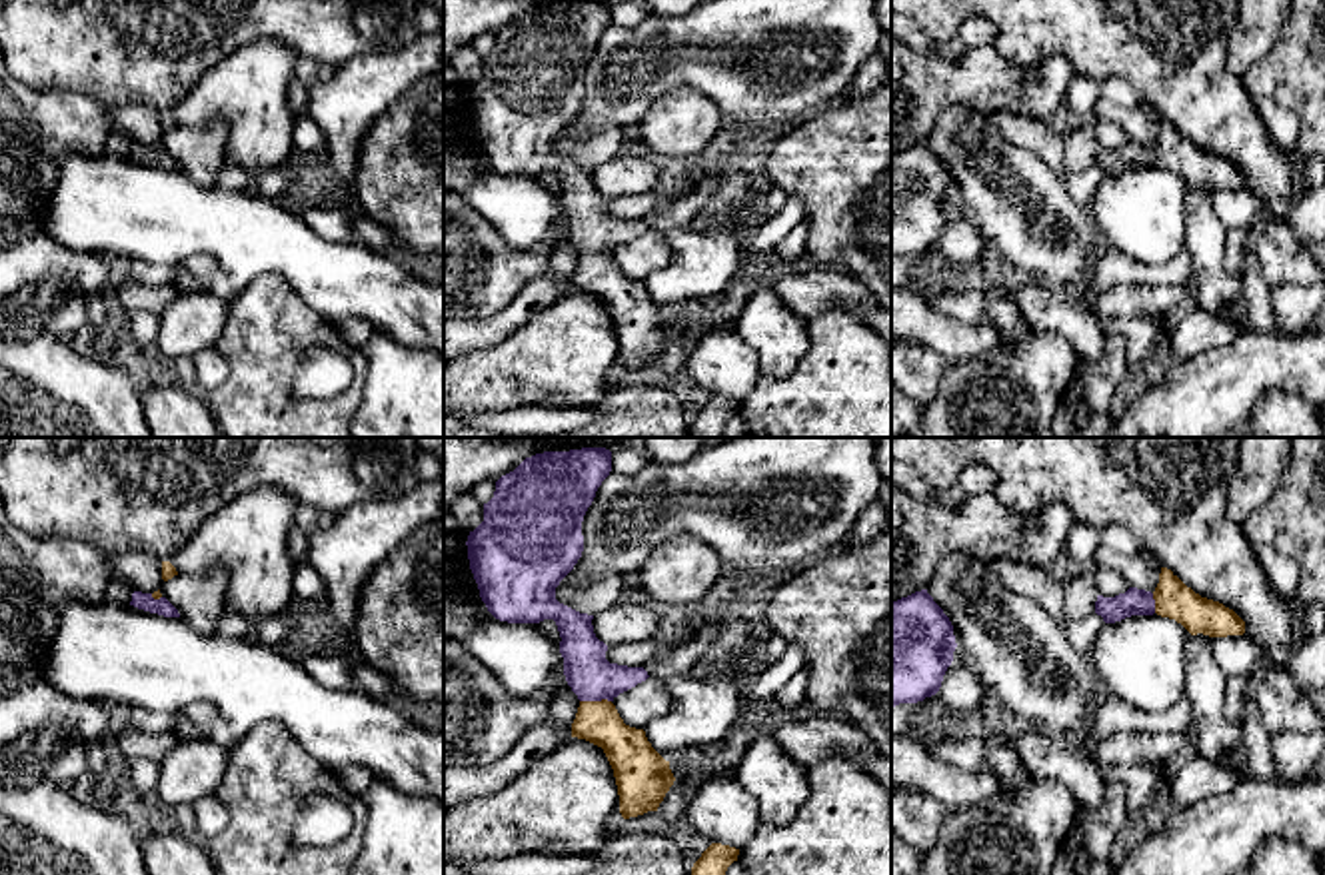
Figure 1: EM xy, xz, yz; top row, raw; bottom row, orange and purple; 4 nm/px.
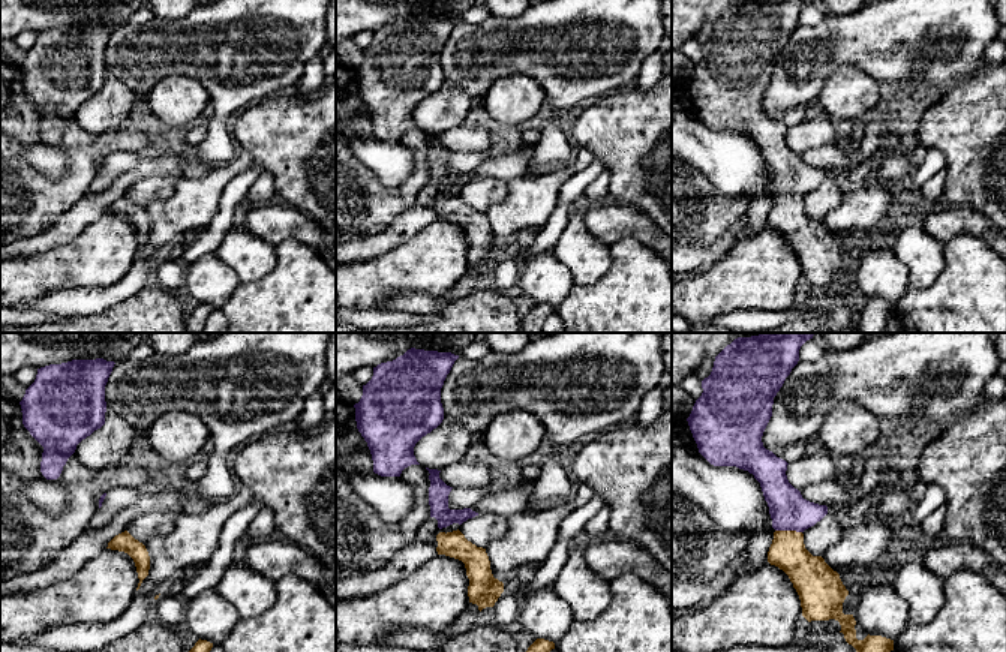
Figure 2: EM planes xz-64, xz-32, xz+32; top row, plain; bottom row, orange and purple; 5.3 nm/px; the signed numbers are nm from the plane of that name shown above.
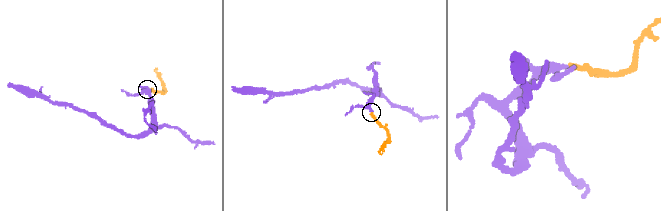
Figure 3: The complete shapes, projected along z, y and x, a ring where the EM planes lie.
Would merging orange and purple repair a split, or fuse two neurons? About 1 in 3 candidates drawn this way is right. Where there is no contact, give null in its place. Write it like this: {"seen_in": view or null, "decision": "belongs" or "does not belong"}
{"seen_in": "xz", "decision": "belongs"}

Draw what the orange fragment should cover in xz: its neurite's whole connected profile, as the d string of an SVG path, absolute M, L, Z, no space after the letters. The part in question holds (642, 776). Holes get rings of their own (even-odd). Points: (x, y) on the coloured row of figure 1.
M582 447L526 457L496 481L484 521L468 535L468 559L488 611L508 623L554 619L564 675L580 699L572 737L604 749L624 819L658 811L675 777L644 729L624 723L612 703L646 681L644 667L606 659L594 615L556 599L556 587L584 551L582 521L612 471L612 451Z

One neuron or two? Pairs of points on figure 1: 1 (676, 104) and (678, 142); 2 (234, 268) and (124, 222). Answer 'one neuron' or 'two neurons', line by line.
1: one neuron
2: one neuron

